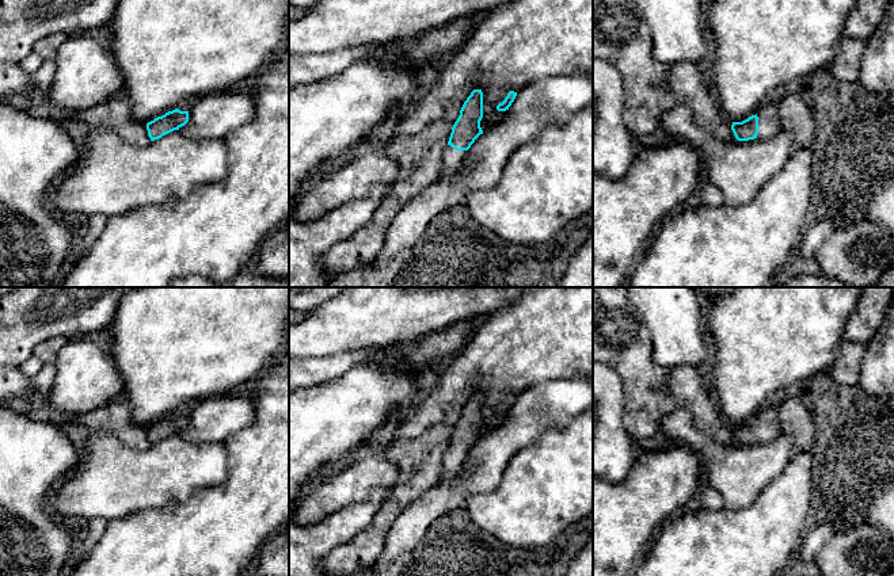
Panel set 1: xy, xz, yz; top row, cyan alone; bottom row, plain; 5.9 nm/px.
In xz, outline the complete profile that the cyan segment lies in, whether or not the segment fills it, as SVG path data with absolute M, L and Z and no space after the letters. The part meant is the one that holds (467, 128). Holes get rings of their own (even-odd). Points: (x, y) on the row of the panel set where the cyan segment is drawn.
M473 89L464 102L460 115L452 127L448 145L444 150L440 179L448 179L463 165L467 150L475 140L483 134L480 121L483 118L483 92Z

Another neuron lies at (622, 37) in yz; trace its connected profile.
M593 0L593 60L605 60L619 70L624 89L623 122L632 136L659 129L662 115L678 104L667 83L670 66L653 57L650 27L632 0Z

